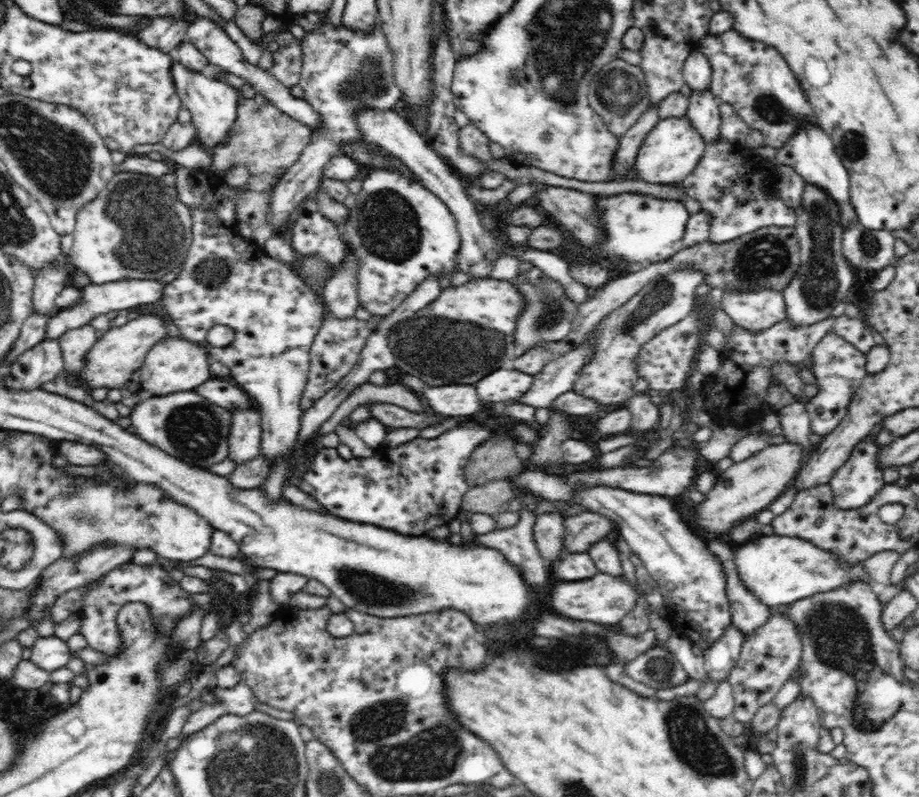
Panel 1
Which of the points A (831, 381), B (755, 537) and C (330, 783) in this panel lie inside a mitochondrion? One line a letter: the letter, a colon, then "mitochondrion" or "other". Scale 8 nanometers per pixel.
A: other
B: other
C: mitochondrion

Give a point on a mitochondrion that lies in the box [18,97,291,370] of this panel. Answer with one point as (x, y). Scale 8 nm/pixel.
(135, 204)

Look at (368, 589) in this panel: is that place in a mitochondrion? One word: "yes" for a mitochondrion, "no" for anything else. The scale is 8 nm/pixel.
yes

